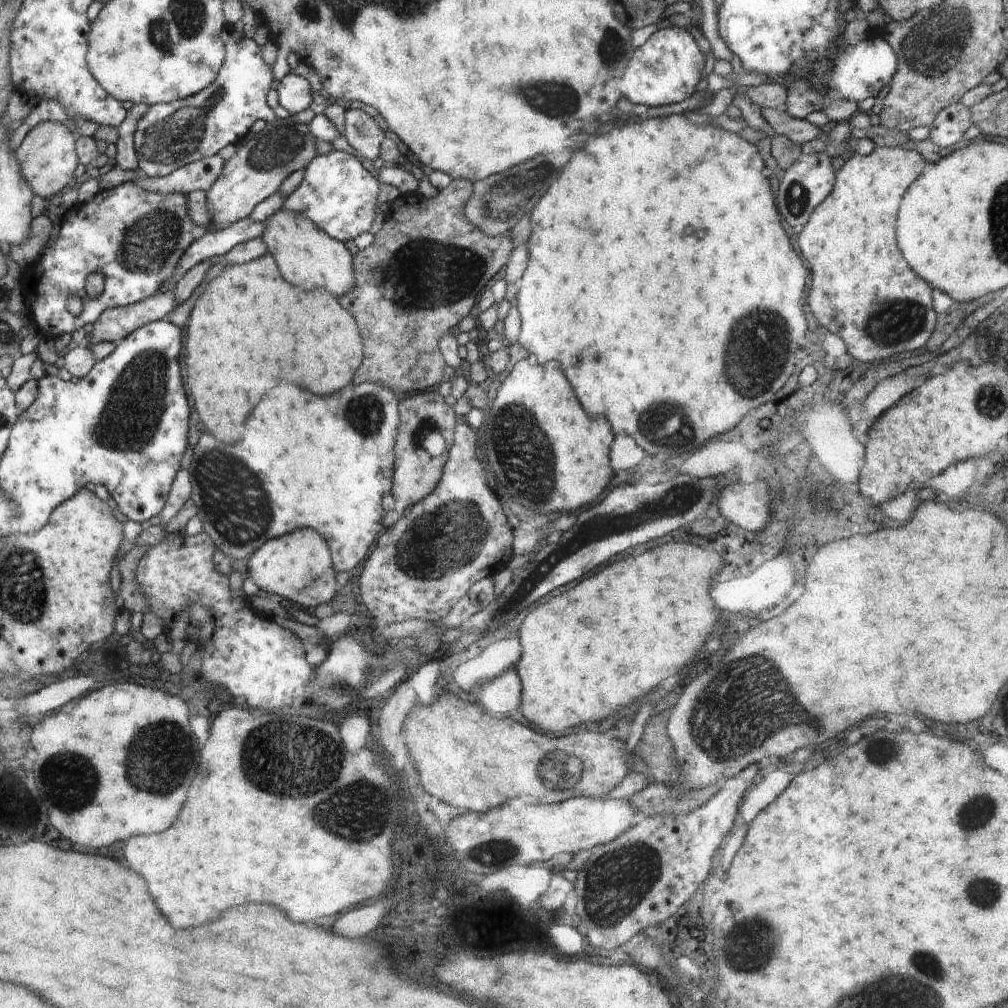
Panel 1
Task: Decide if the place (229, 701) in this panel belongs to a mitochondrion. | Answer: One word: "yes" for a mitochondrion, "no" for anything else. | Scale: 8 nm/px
no

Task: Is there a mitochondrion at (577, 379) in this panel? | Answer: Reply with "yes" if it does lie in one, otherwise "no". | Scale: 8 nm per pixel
no

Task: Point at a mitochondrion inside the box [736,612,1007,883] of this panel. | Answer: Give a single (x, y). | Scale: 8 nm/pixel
(975, 814)

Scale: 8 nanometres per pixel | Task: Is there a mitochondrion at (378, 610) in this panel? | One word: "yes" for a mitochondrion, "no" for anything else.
no

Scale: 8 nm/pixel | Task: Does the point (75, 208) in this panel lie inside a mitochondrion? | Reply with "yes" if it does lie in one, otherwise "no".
no

